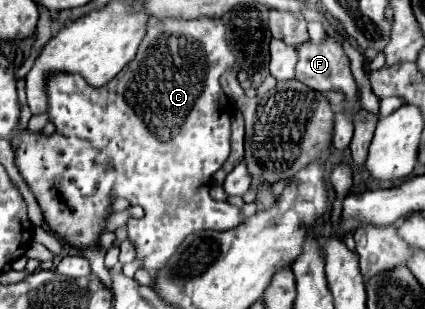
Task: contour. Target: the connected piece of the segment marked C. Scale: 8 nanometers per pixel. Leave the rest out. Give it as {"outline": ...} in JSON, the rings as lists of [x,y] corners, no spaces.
{"outline":[[[202,16],[202,18],[194,18],[194,20],[180,20],[180,18],[152,18],[148,22],[148,36],[144,38],[144,42],[140,44],[140,50],[136,54],[136,58],[108,84],[100,86],[100,88],[94,88],[90,84],[86,84],[86,80],[82,80],[80,74],[68,74],[68,72],[54,72],[54,74],[48,74],[46,76],[46,96],[48,96],[48,120],[56,126],[56,134],[62,134],[62,136],[76,136],[80,140],[88,140],[92,146],[98,146],[98,148],[106,148],[106,160],[112,168],[112,178],[114,178],[114,184],[112,184],[112,190],[110,190],[110,196],[112,198],[126,198],[130,202],[130,206],[142,206],[144,208],[144,218],[130,218],[126,222],[128,226],[128,240],[132,242],[132,246],[136,248],[136,258],[142,262],[140,268],[152,272],[152,274],[158,274],[166,268],[168,260],[172,258],[172,254],[176,252],[176,248],[180,246],[180,242],[184,242],[184,238],[192,232],[198,232],[198,230],[218,230],[218,232],[226,232],[226,230],[232,230],[236,226],[240,226],[246,216],[242,214],[240,208],[228,204],[228,202],[220,202],[220,200],[214,200],[210,196],[210,180],[214,176],[216,170],[220,170],[220,166],[226,162],[228,154],[230,154],[230,114],[232,114],[232,102],[226,100],[226,94],[220,86],[220,76],[226,72],[226,70],[232,70],[232,72],[238,72],[238,64],[236,64],[236,56],[226,40],[226,24],[220,20],[220,18],[208,18],[208,16]]]}

